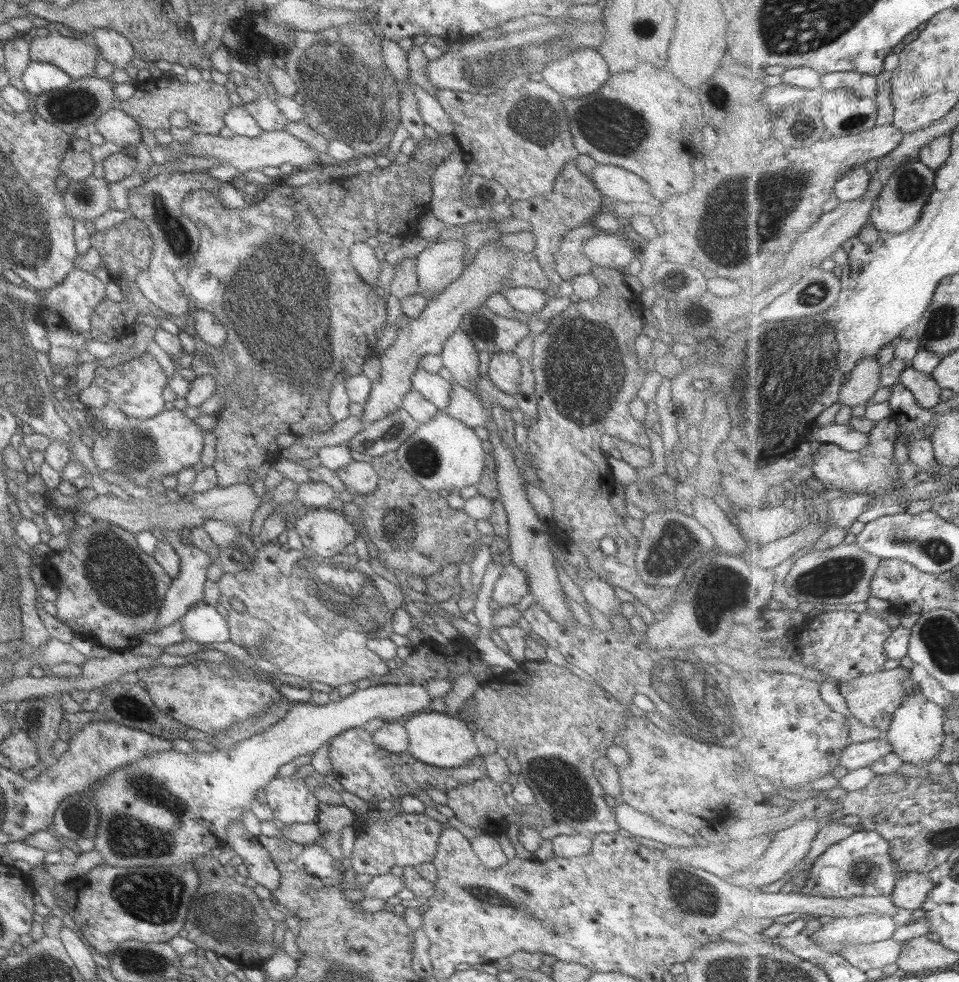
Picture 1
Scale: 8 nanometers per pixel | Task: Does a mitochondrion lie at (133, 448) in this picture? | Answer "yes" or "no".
yes

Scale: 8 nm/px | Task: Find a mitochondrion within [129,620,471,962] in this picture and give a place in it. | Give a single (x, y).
(227, 918)

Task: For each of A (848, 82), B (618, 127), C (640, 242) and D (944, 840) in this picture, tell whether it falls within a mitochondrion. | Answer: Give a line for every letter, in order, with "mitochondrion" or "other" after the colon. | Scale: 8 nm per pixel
A: other
B: mitochondrion
C: other
D: mitochondrion

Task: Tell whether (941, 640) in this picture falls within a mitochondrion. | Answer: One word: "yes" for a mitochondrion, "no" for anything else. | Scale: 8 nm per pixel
yes

